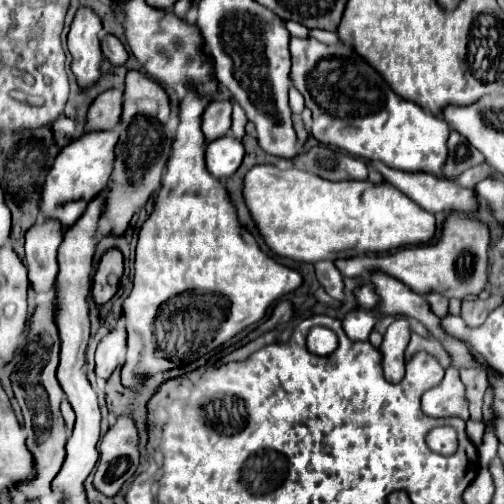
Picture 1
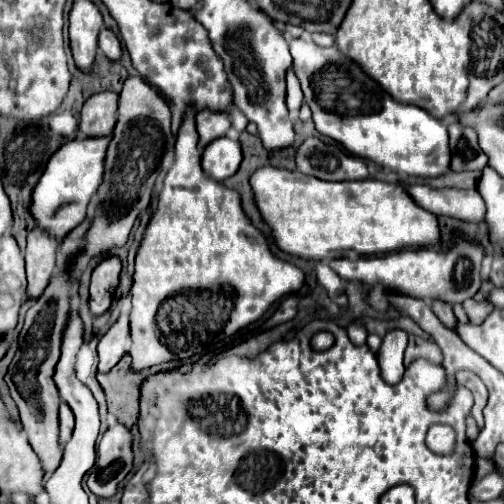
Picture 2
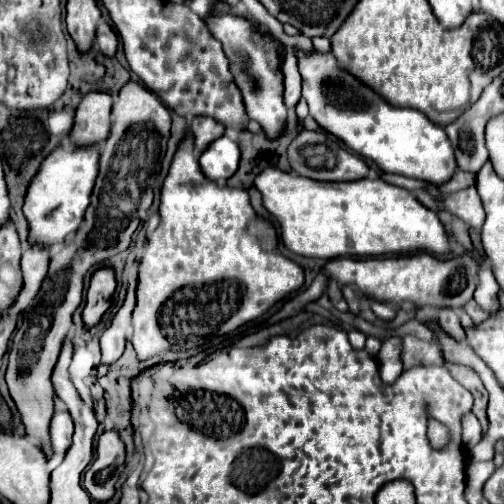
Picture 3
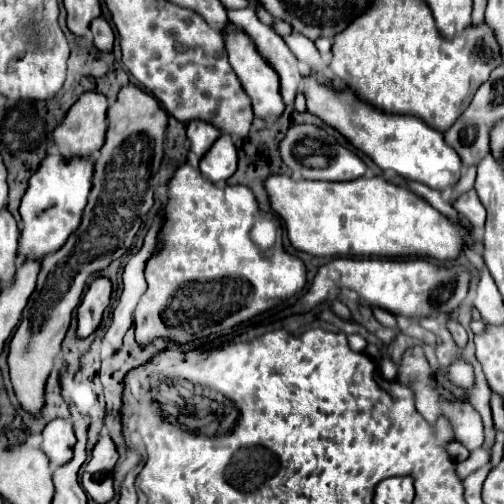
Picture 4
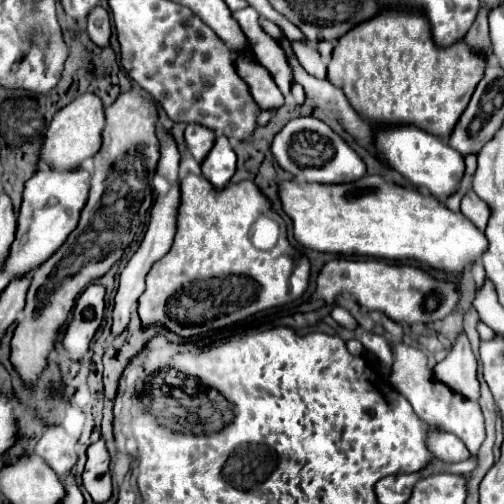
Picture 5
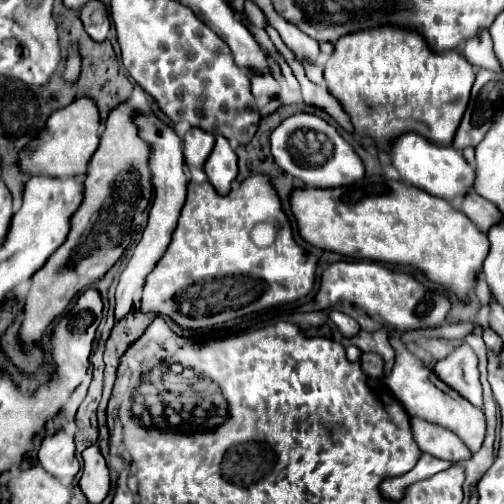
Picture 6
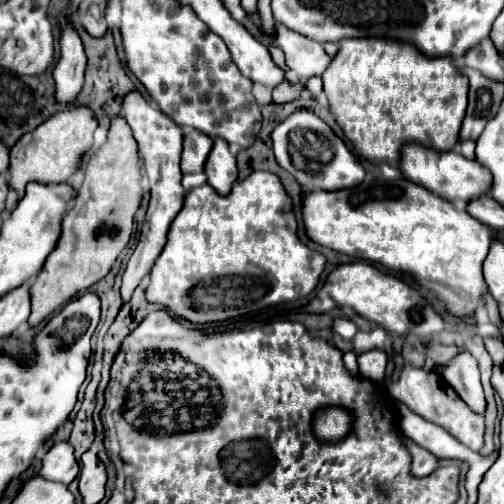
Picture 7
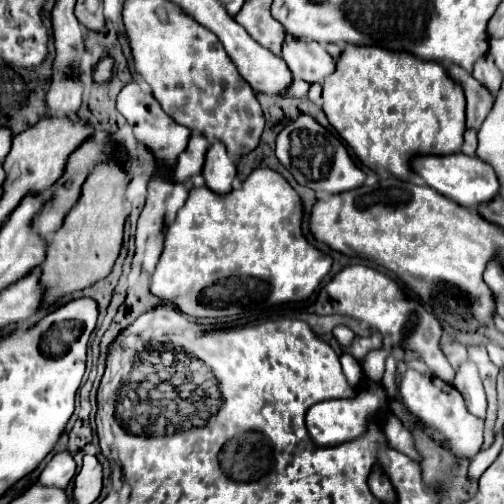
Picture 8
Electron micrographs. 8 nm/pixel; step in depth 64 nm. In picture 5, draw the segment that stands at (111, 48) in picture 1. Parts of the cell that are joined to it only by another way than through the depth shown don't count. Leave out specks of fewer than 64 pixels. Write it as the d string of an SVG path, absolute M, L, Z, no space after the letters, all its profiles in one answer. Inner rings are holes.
M102 6L92 8L92 12L86 16L86 32L90 34L92 42L98 46L108 46L110 38L110 16Z

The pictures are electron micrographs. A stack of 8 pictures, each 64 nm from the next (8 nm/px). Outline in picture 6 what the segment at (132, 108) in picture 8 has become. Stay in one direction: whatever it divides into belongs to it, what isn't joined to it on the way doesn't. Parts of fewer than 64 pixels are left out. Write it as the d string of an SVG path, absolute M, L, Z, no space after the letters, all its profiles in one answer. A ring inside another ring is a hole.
M136 112L134 114L134 124L136 124L136 128L140 132L140 138L150 144L148 166L150 166L150 172L152 172L154 198L152 198L152 208L148 212L148 224L146 224L146 228L142 232L142 238L140 238L140 242L138 242L138 246L136 246L136 250L134 250L130 262L128 262L128 266L124 268L124 272L120 276L120 284L118 284L118 290L116 290L116 320L120 320L124 314L128 314L136 294L144 286L146 276L152 272L156 262L166 252L166 248L170 244L170 238L172 238L172 232L176 228L176 220L178 220L180 210L184 206L186 186L188 186L188 180L186 180L186 174L184 174L182 140L174 132L174 128L170 124L162 122L152 112Z

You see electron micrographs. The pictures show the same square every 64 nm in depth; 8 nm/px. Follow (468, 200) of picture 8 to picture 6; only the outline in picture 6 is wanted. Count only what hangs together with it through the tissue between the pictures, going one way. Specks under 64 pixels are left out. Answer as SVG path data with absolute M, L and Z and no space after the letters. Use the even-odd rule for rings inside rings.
M402 134L392 144L392 164L400 172L400 178L408 184L414 184L422 190L426 190L432 196L452 200L456 196L466 196L468 190L474 186L474 168L466 162L462 152L458 152L452 146L436 146L422 136L416 134Z

